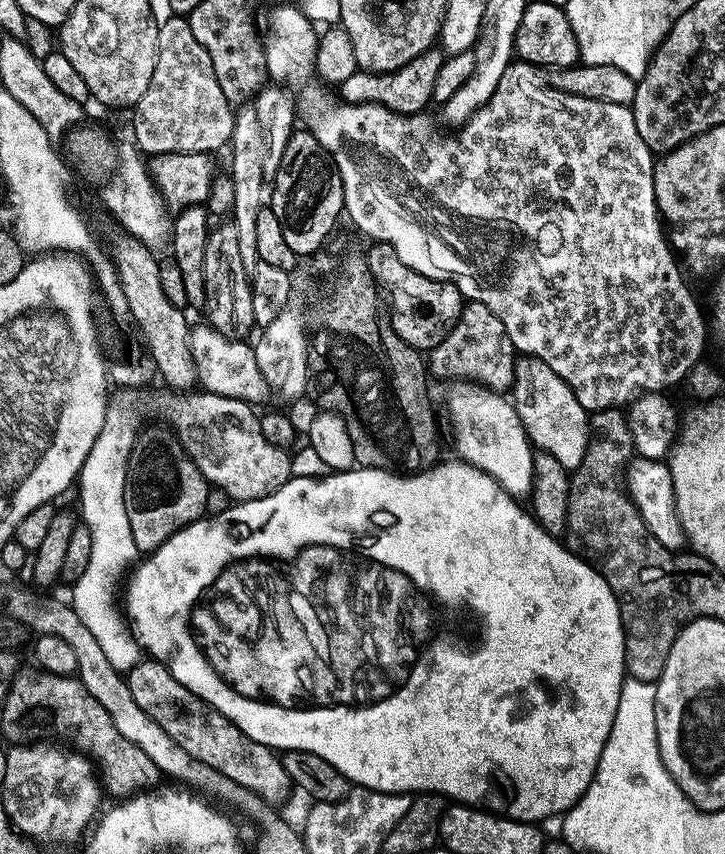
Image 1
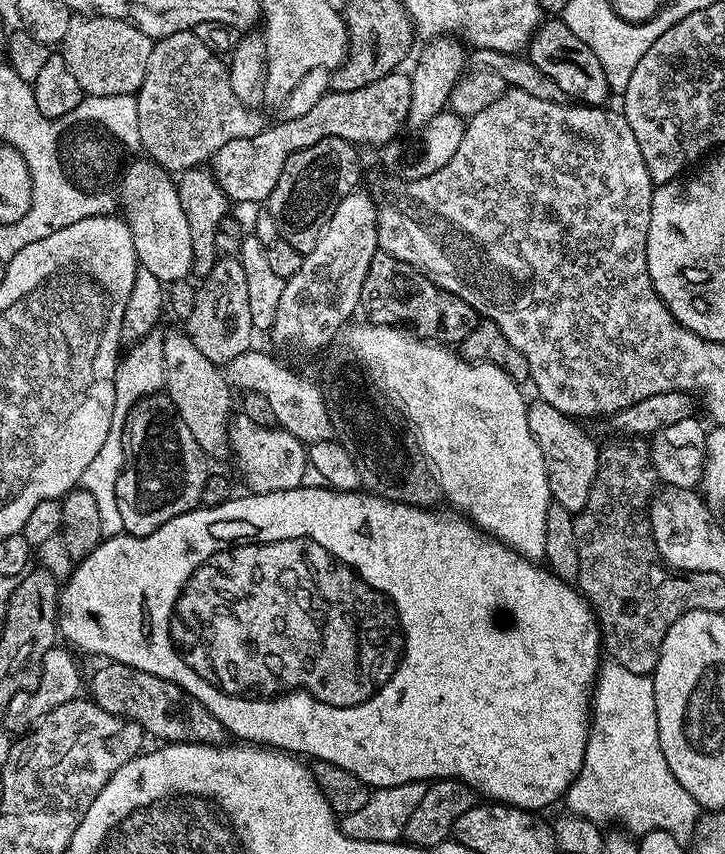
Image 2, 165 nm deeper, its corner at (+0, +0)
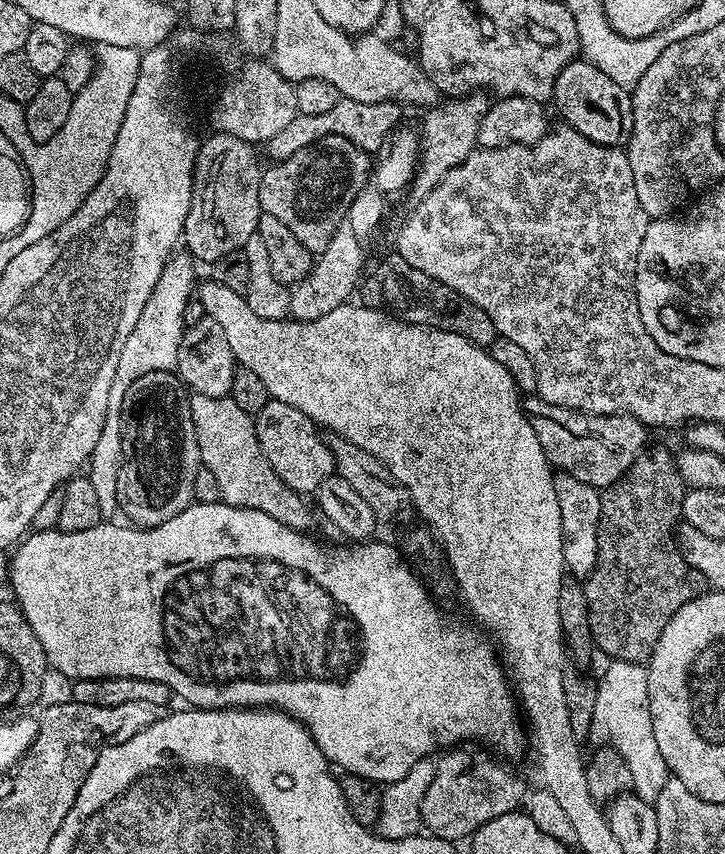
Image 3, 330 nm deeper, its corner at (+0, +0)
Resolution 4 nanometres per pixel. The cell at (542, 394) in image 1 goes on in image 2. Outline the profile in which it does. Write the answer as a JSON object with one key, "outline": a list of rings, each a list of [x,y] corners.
{"outline":[[[537,399],[528,405],[528,421],[530,434],[538,442],[542,450],[542,458],[548,471],[548,485],[553,501],[573,514],[586,506],[586,498],[590,498],[590,486],[594,486],[594,478],[600,465],[600,448],[571,416],[562,414],[562,410],[554,410],[545,400]]]}

